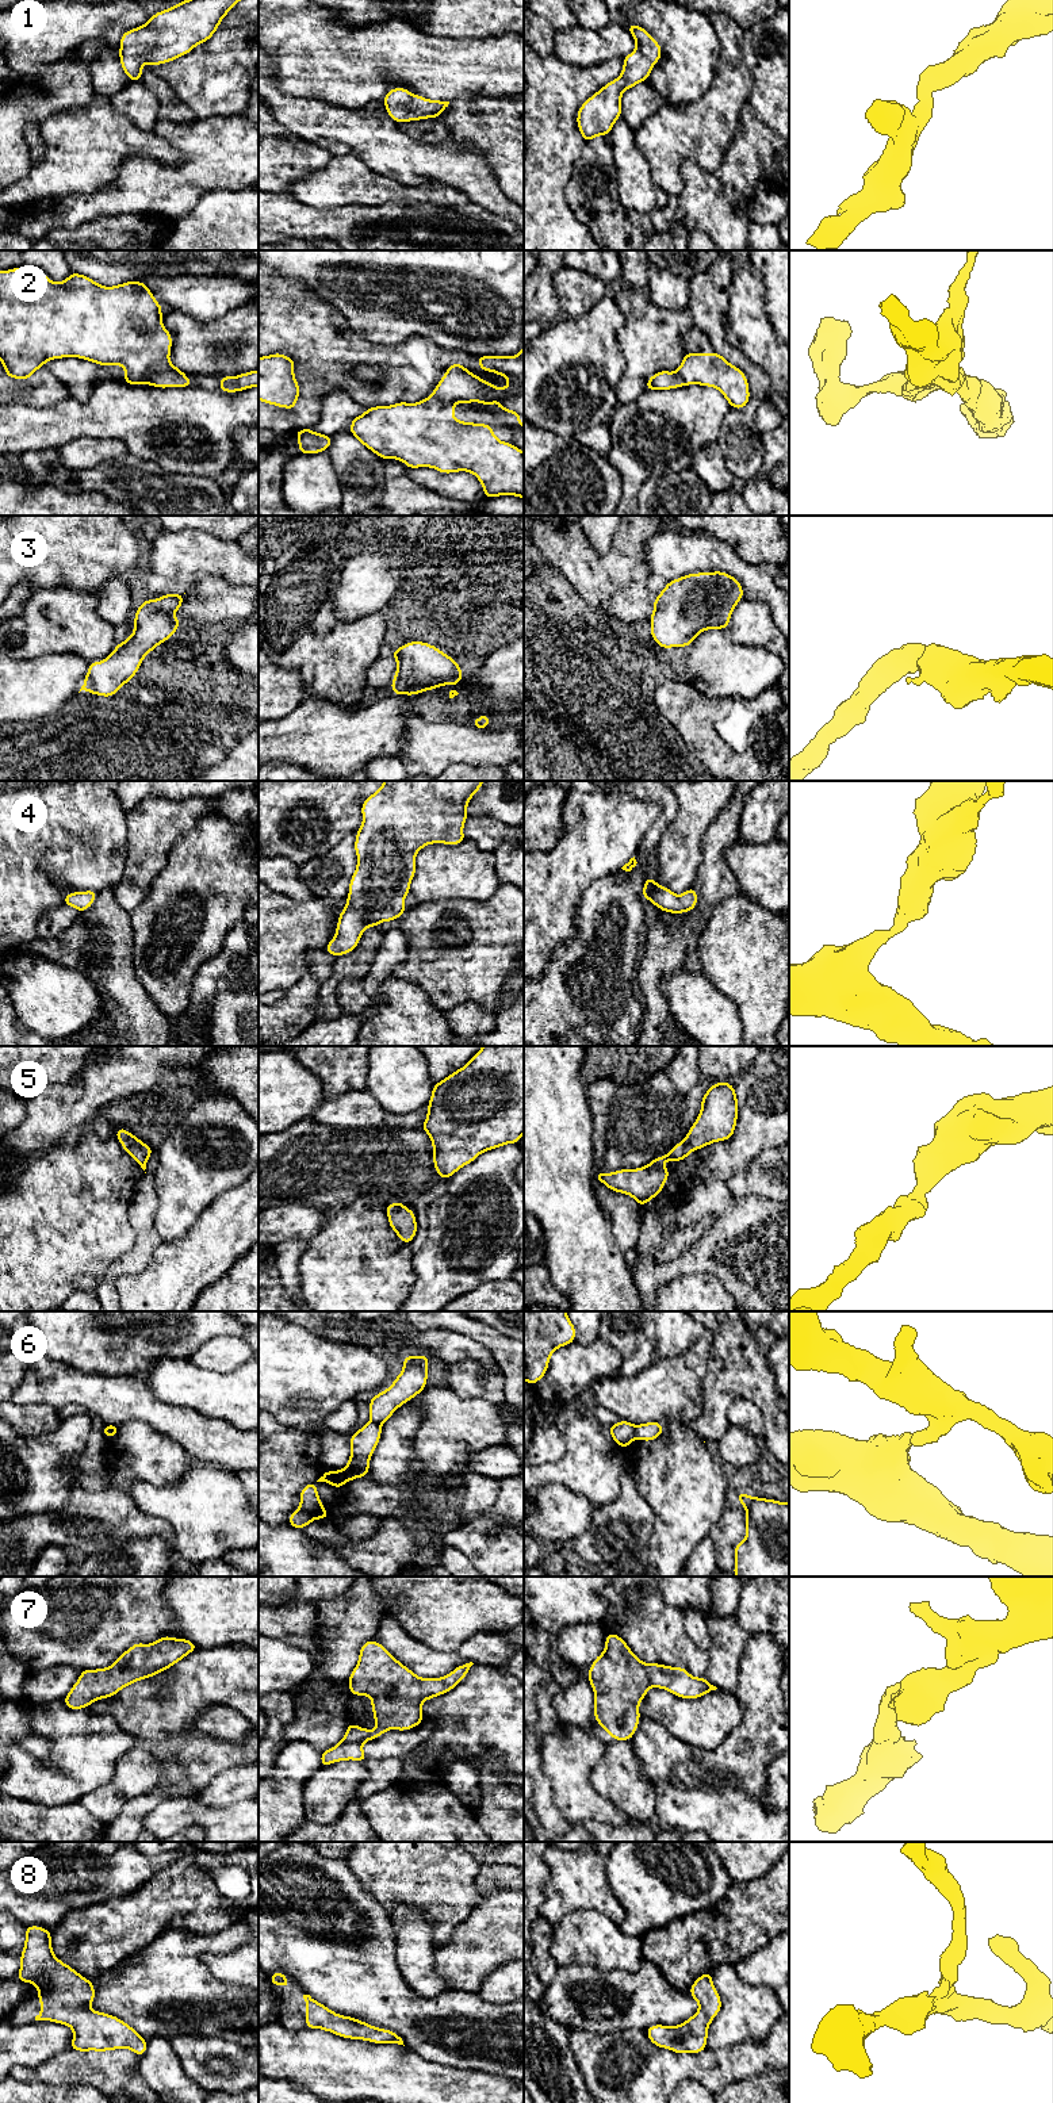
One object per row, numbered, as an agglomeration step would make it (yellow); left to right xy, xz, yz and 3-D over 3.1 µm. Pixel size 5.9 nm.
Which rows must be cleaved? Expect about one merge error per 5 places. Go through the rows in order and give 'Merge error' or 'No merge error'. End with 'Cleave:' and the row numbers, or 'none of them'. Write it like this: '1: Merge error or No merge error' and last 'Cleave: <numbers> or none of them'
1: No merge error
2: No merge error
3: No merge error
4: No merge error
5: No merge error
6: Merge error
7: No merge error
8: No merge error
Cleave: 6

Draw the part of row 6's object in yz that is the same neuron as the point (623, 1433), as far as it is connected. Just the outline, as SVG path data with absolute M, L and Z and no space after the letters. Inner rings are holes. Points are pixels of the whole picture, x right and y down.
M621 1420L620 1422L608 1428L613 1441L623 1449L627 1448L635 1439L635 1425Z

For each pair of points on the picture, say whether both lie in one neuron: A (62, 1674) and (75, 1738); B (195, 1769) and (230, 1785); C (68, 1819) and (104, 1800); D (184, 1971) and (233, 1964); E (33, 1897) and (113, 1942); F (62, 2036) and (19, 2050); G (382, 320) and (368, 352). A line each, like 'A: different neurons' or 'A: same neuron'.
A: different neurons
B: different neurons
C: different neurons
D: different neurons
E: different neurons
F: same neuron
G: different neurons

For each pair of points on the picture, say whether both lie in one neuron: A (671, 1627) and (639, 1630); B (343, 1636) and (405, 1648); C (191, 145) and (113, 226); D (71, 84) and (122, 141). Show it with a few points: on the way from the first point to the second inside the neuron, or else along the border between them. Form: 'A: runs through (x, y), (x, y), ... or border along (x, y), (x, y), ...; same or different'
A: runs through (663, 1630), (647, 1630); same
B: border along (386, 1615), (372, 1638); different
C: border along (156, 214), (115, 214), (92, 221); different
D: border along (95, 94), (81, 106), (71, 106), (56, 111); different

